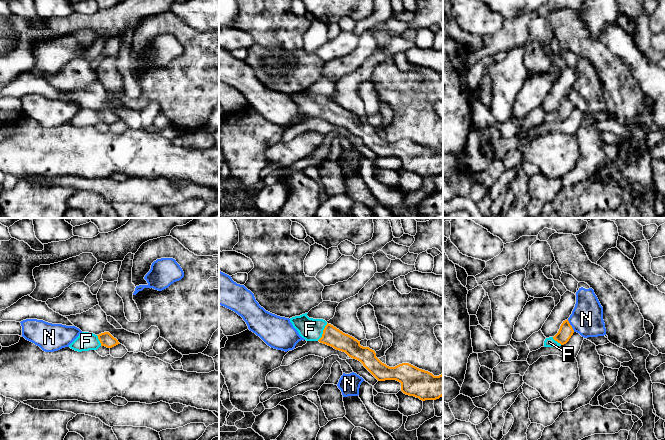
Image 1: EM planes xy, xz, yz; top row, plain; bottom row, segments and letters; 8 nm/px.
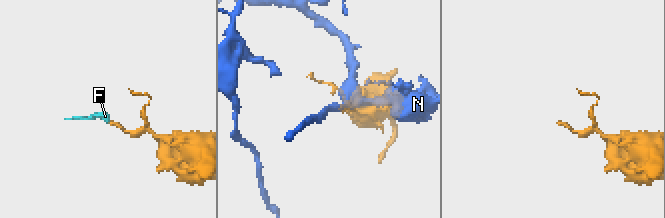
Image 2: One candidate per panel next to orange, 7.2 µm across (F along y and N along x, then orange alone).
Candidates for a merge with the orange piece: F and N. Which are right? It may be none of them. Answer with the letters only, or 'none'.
F

